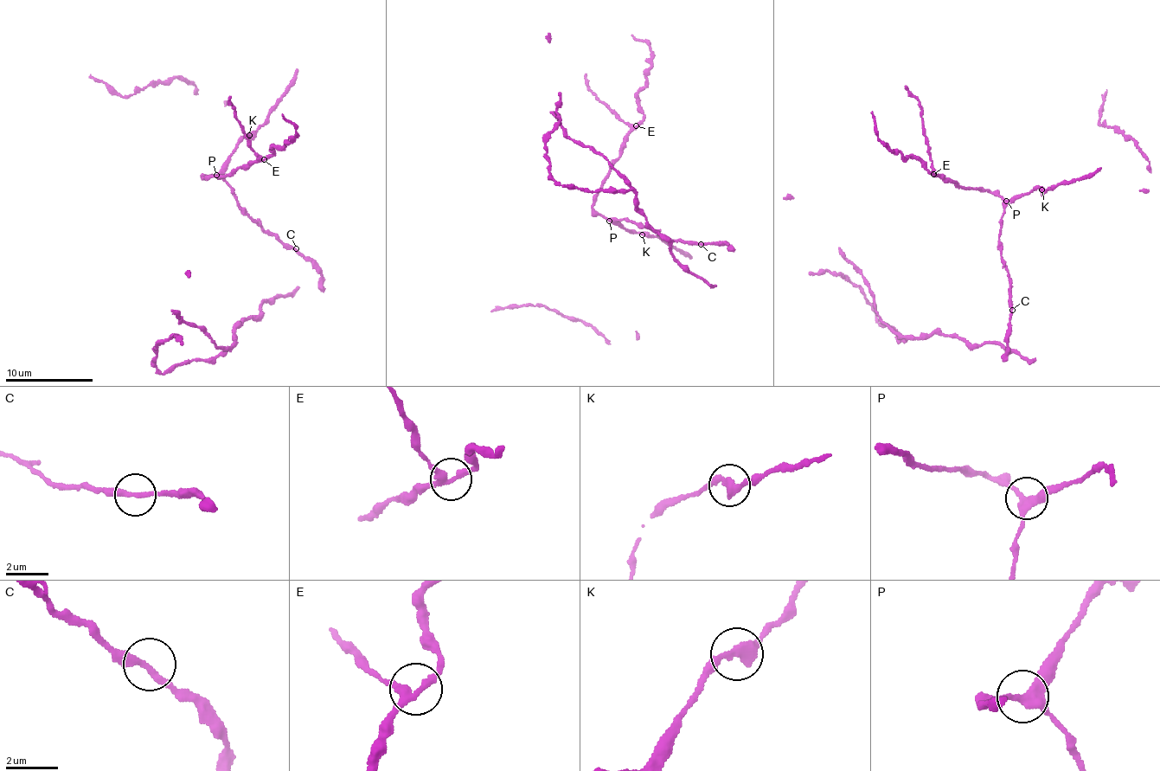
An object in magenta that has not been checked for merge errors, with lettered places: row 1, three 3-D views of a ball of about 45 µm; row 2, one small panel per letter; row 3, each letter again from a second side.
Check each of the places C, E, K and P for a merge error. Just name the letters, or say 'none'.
none

